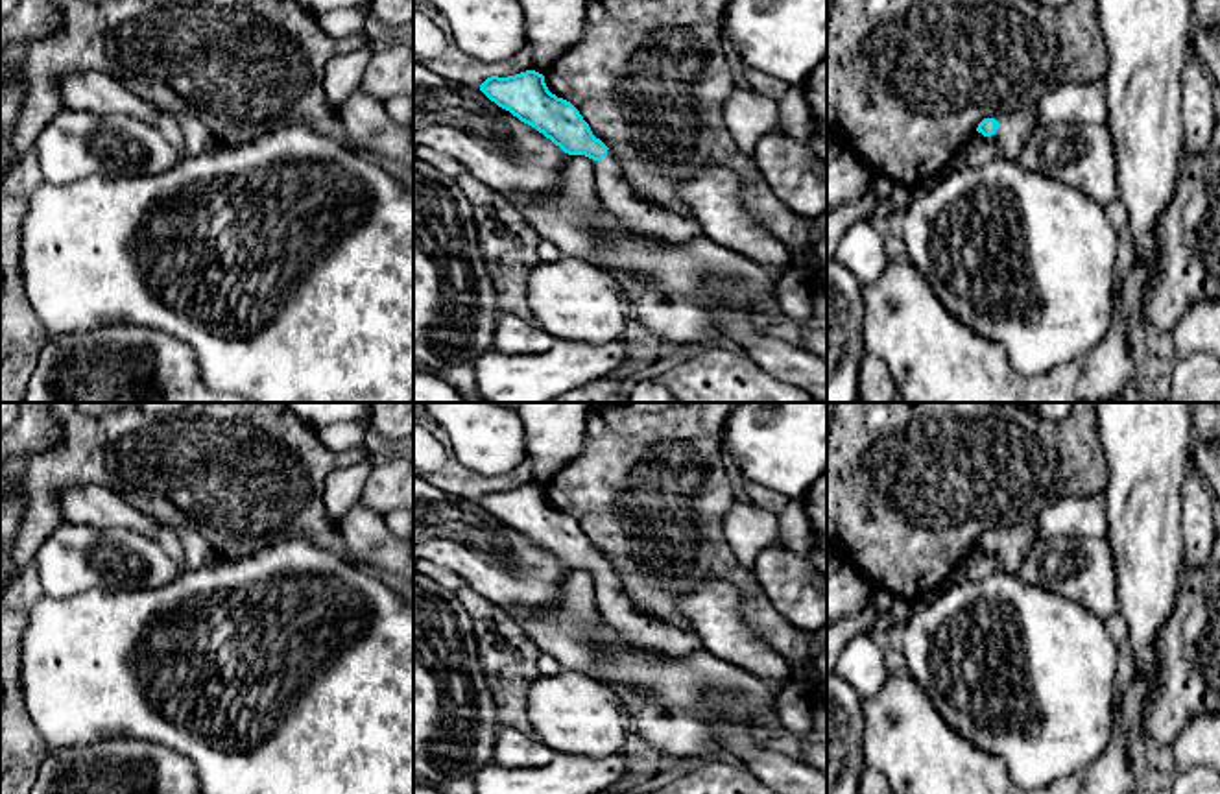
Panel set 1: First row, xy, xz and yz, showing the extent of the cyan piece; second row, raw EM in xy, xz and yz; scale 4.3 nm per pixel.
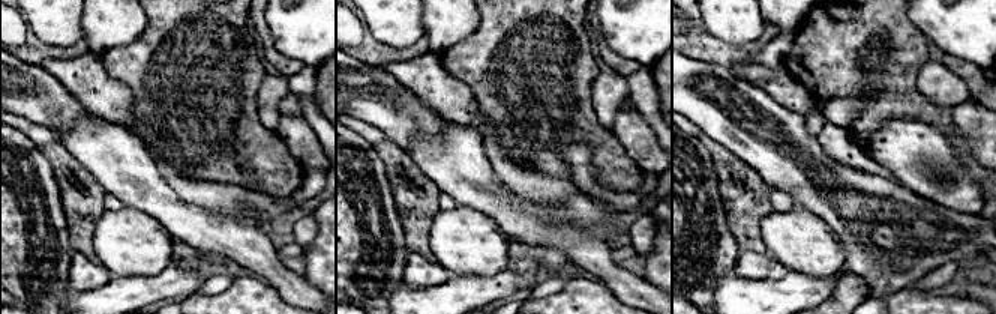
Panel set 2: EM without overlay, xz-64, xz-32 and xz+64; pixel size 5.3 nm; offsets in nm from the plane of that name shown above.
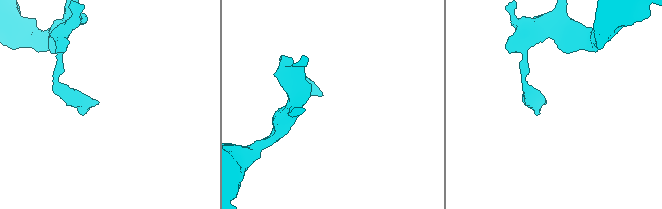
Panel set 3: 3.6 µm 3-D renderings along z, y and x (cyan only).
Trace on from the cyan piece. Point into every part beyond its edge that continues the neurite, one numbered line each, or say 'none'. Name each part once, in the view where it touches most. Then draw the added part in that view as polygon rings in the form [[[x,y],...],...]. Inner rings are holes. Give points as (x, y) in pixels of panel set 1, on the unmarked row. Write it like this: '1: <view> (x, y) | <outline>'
1: yz (1010, 549) | [[[1030,521],[1015,524],[1010,532],[989,530],[999,535],[997,545],[991,552],[997,556],[1000,563],[1000,571],[1015,574],[1023,563],[1026,552],[1037,543],[1039,534]]]

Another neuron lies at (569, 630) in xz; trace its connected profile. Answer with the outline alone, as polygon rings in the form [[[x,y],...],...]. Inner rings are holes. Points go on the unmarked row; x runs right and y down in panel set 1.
[[[570,569],[557,585],[554,604],[517,619],[537,648],[556,657],[563,670],[587,676],[605,659],[600,643],[604,619],[596,608],[594,587],[592,572]]]

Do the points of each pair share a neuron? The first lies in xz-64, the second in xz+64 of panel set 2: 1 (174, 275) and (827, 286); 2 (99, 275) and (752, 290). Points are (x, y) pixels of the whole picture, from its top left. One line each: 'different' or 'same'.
1: same
2: different

